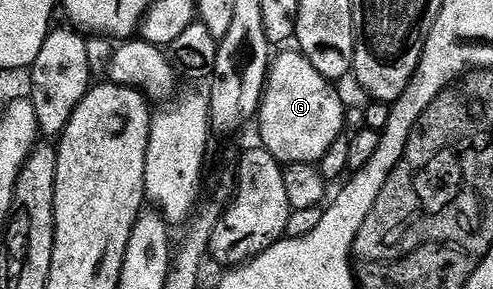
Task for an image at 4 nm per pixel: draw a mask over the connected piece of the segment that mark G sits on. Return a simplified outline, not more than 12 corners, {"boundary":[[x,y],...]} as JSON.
{"boundary":[[300,50],[273,57],[256,125],[278,163],[318,164],[346,108]]}

